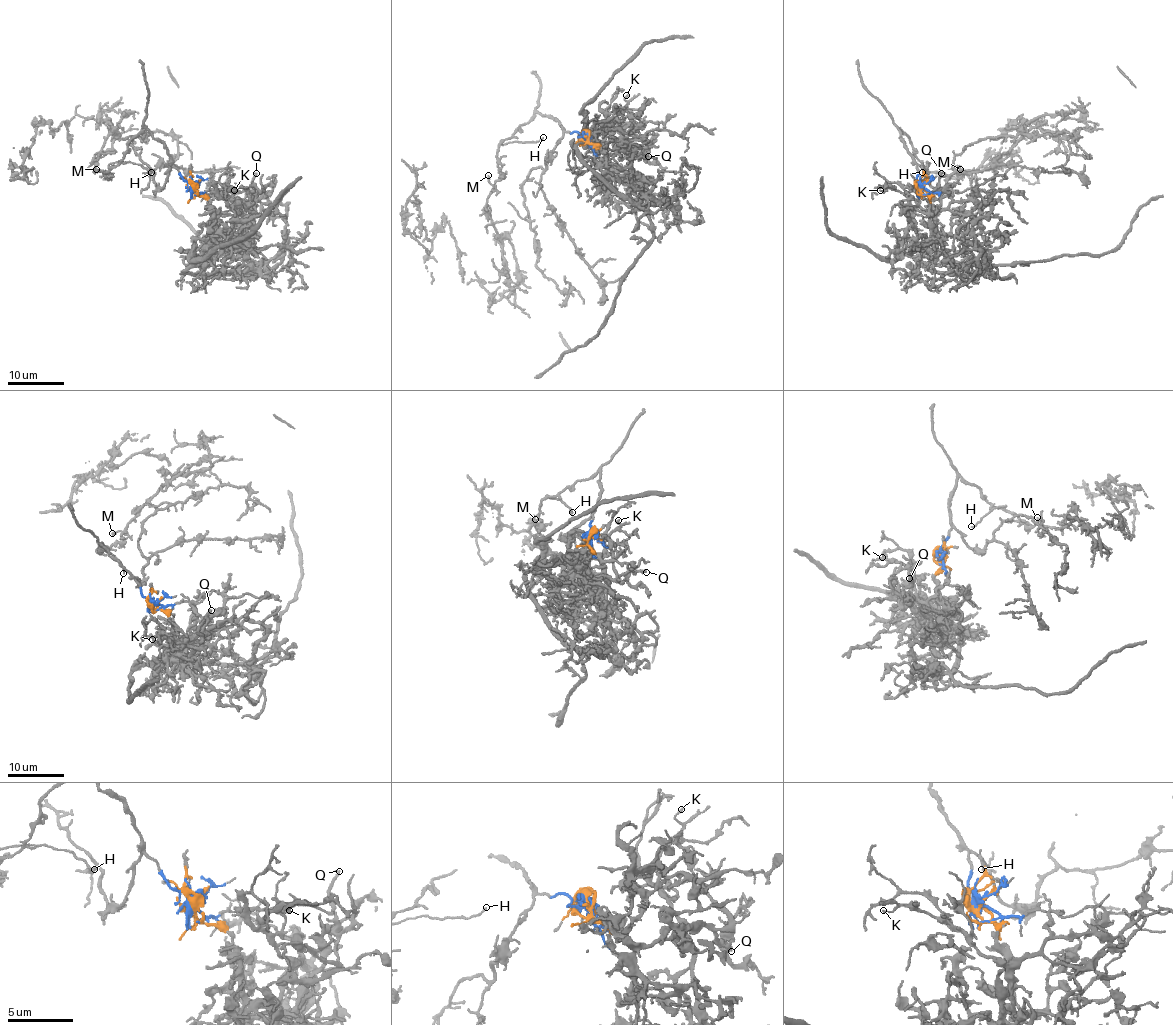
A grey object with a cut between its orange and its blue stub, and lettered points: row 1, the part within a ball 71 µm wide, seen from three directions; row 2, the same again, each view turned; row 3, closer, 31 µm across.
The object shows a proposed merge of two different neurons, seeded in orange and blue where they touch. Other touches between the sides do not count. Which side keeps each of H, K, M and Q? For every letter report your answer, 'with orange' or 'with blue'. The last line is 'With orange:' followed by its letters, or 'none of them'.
H: with blue
K: with orange
M: with blue
Q: with orange
With orange: K, Q

